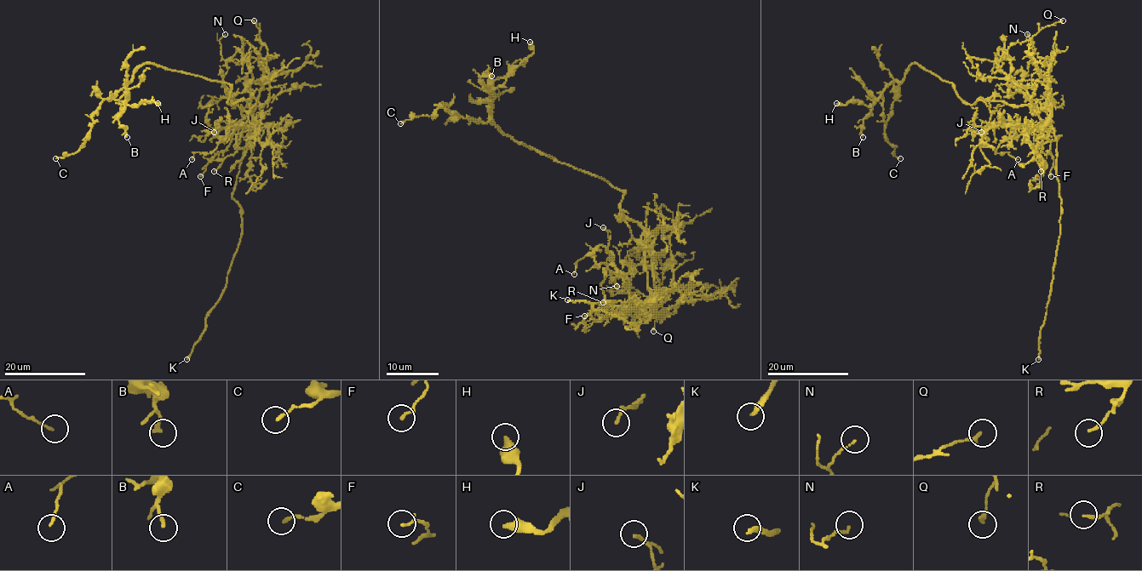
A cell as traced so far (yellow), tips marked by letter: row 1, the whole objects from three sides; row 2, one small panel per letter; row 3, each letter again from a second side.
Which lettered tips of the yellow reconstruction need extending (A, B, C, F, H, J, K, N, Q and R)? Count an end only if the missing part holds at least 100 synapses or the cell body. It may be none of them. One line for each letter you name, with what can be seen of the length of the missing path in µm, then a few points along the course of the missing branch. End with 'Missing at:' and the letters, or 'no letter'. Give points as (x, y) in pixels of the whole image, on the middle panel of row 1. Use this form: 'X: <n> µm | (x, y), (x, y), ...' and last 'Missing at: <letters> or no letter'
K: 10 µm | (567, 299), (559, 292), (571, 287), (570, 292)
Missing at: K

